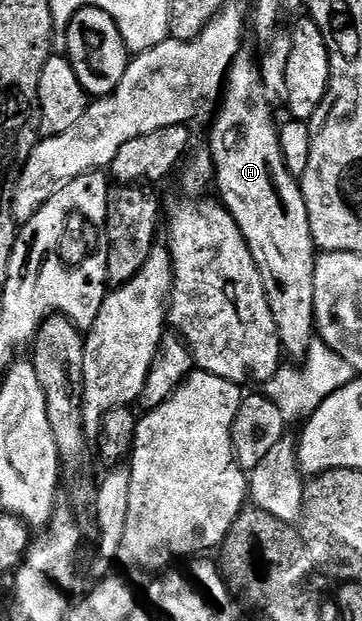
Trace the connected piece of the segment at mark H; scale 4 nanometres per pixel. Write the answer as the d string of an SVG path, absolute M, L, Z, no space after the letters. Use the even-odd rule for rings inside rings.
M248 50L239 51L230 64L222 95L213 113L214 125L210 128L208 151L214 163L213 183L218 184L217 199L232 214L236 226L240 226L240 234L244 234L248 242L248 250L252 250L256 270L260 270L260 278L264 282L268 310L272 310L272 319L276 321L276 330L280 334L282 351L289 359L290 356L294 359L291 361L298 362L305 357L308 346L316 338L316 249L308 222L308 206L304 206L302 185L299 177L292 175L288 166L284 166L284 154L280 150L278 137L279 125L274 124L274 112L270 104L272 100L266 94L259 61L256 56L254 60Z

